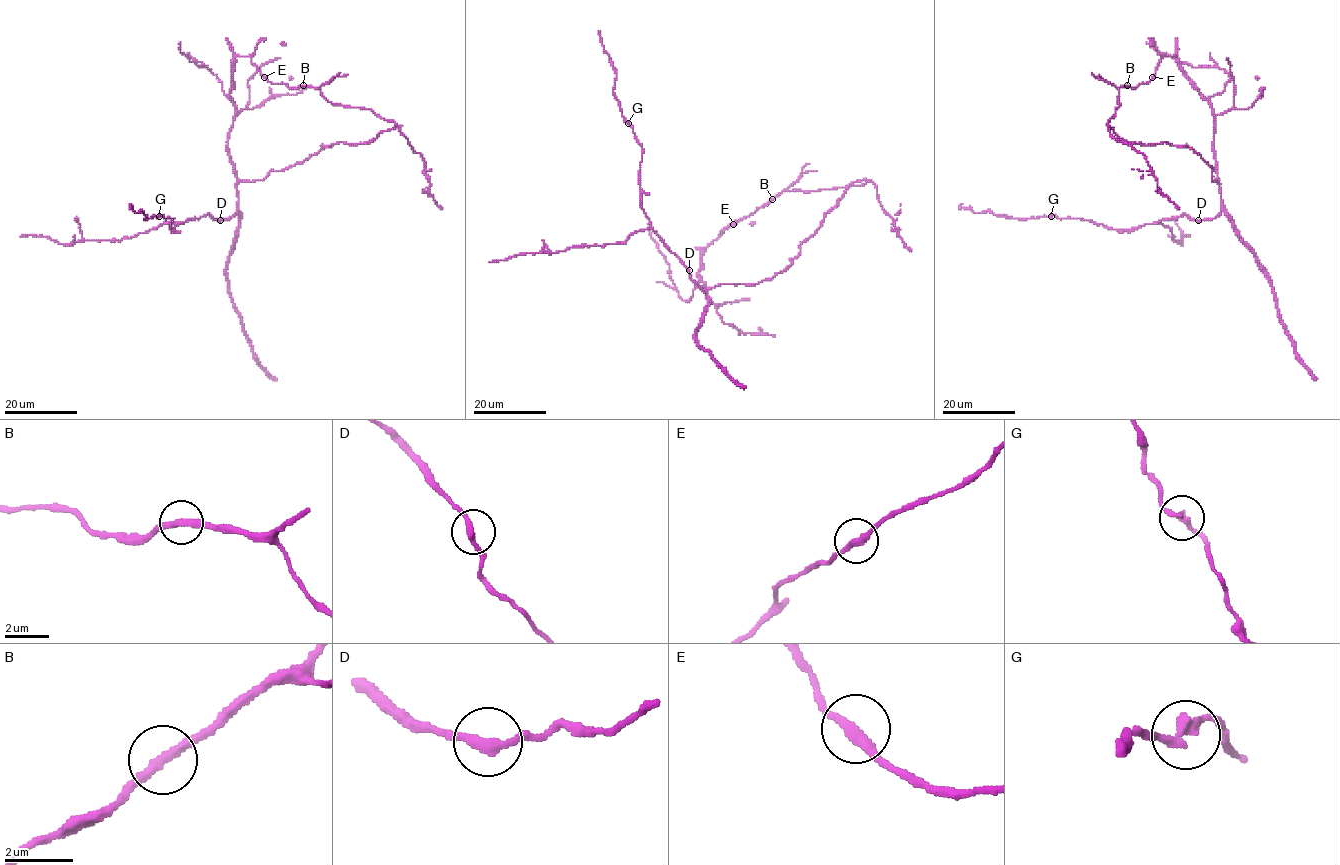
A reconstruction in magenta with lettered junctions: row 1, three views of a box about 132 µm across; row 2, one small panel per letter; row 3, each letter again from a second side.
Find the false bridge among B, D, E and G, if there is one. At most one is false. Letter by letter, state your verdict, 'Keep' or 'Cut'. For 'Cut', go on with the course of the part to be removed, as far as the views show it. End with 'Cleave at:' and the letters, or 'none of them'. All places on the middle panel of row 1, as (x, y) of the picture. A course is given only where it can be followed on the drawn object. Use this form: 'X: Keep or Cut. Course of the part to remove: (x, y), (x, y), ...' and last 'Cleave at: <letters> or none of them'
B: Keep
D: Keep
E: Keep
G: Keep
Cleave at: none of them

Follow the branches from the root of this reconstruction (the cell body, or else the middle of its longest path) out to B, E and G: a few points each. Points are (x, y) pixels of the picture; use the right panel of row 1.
B: (1216, 181), (1212, 107), (1183, 70), (1178, 56), (1164, 56), (1147, 83), (1136, 88), (1127, 86)
E: (1216, 181), (1211, 105), (1183, 70), (1177, 55), (1164, 56), (1152, 77)
G: (1216, 181), (1221, 211), (1211, 220), (1194, 220), (1181, 215), (1136, 229), (1115, 230), (1078, 218), (1051, 216)

